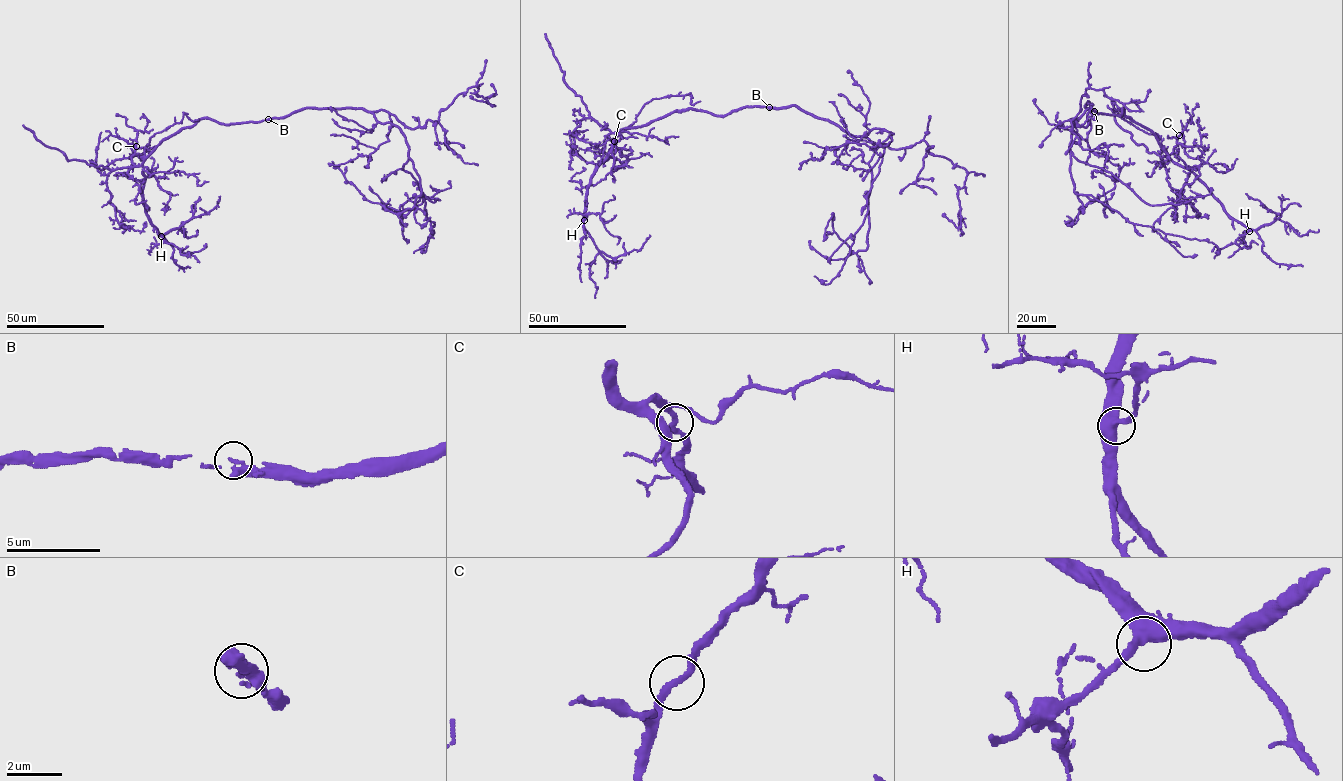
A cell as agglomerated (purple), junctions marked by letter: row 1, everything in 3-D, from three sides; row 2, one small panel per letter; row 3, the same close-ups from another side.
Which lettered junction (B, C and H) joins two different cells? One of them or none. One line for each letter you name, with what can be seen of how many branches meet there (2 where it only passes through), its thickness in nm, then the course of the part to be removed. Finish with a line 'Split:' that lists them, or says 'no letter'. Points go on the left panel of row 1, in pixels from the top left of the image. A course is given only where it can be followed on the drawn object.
Split: no letter

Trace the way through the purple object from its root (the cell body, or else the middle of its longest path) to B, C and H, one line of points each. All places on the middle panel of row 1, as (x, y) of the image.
B: (788, 106), (769, 106)
C: (788, 106), (745, 106), (723, 115), (691, 108), (674, 111), (645, 124), (609, 134), (608, 138), (614, 141)
H: (788, 106), (745, 106), (723, 115), (688, 108), (626, 127), (592, 175), (584, 220)

